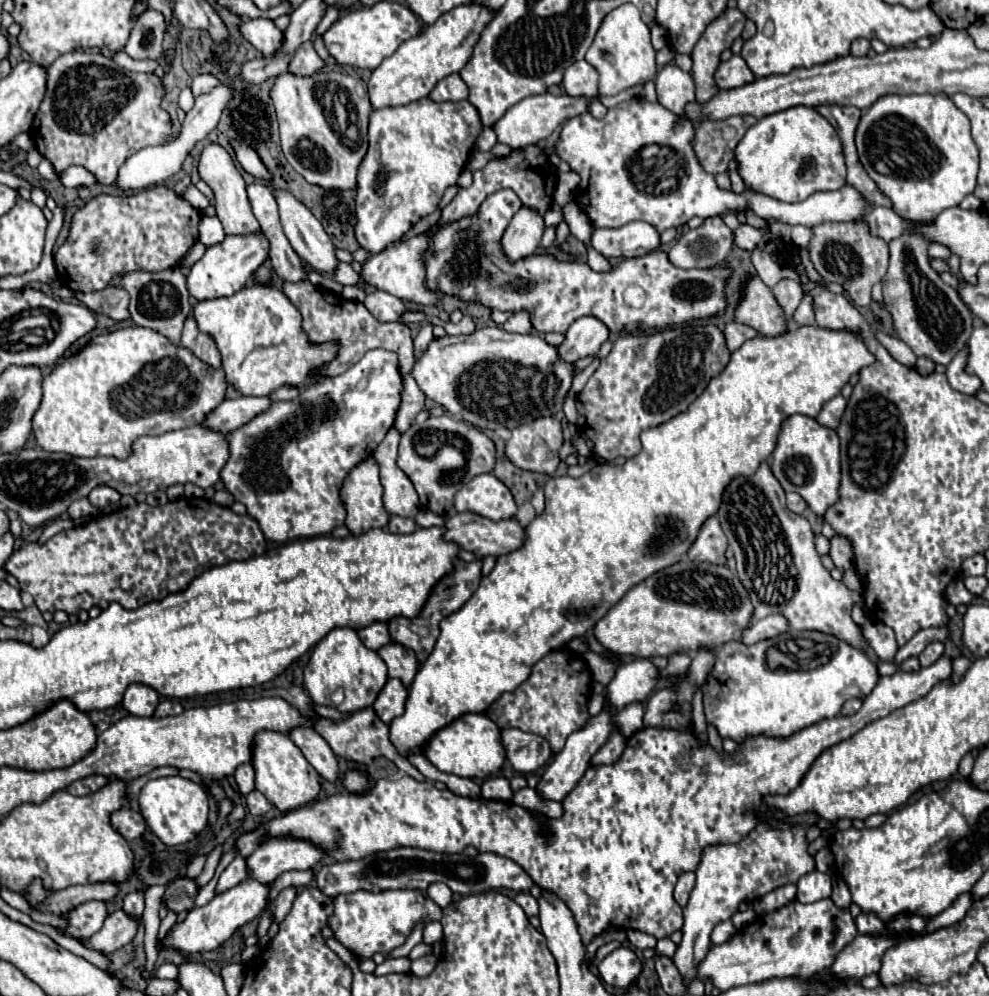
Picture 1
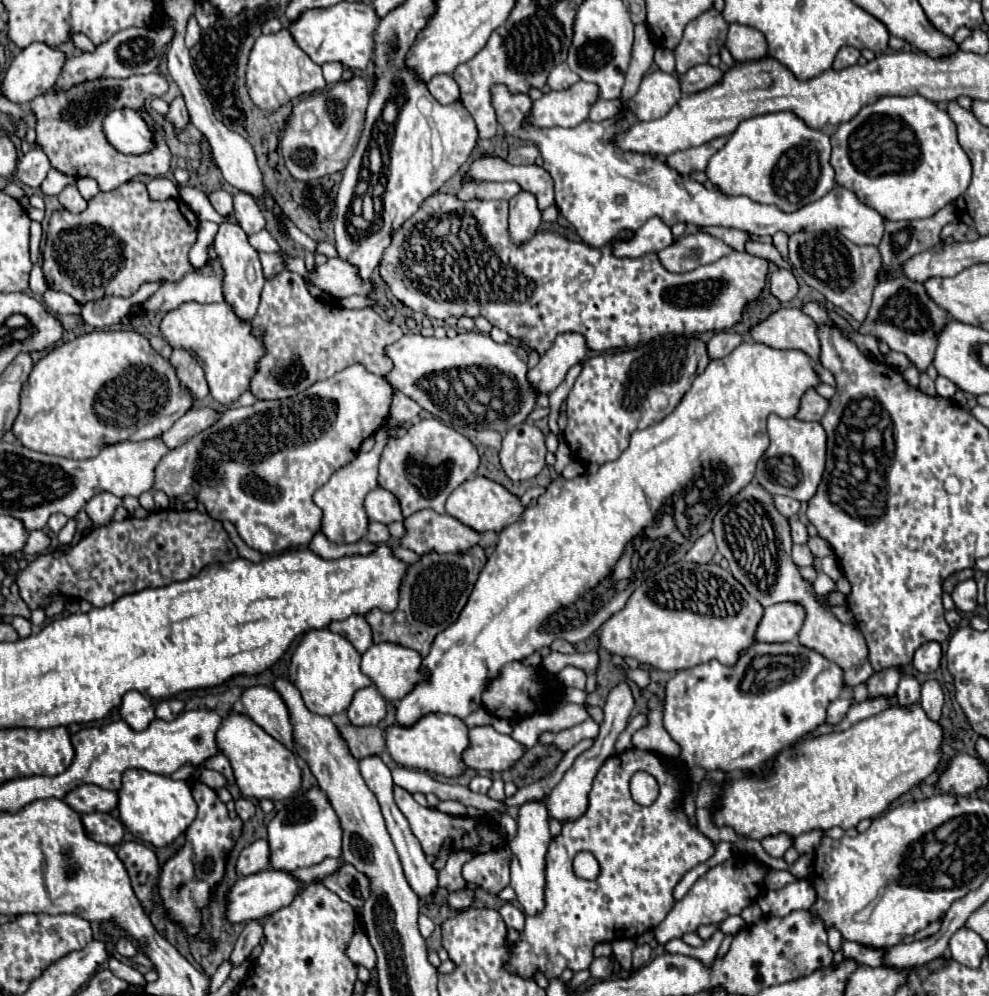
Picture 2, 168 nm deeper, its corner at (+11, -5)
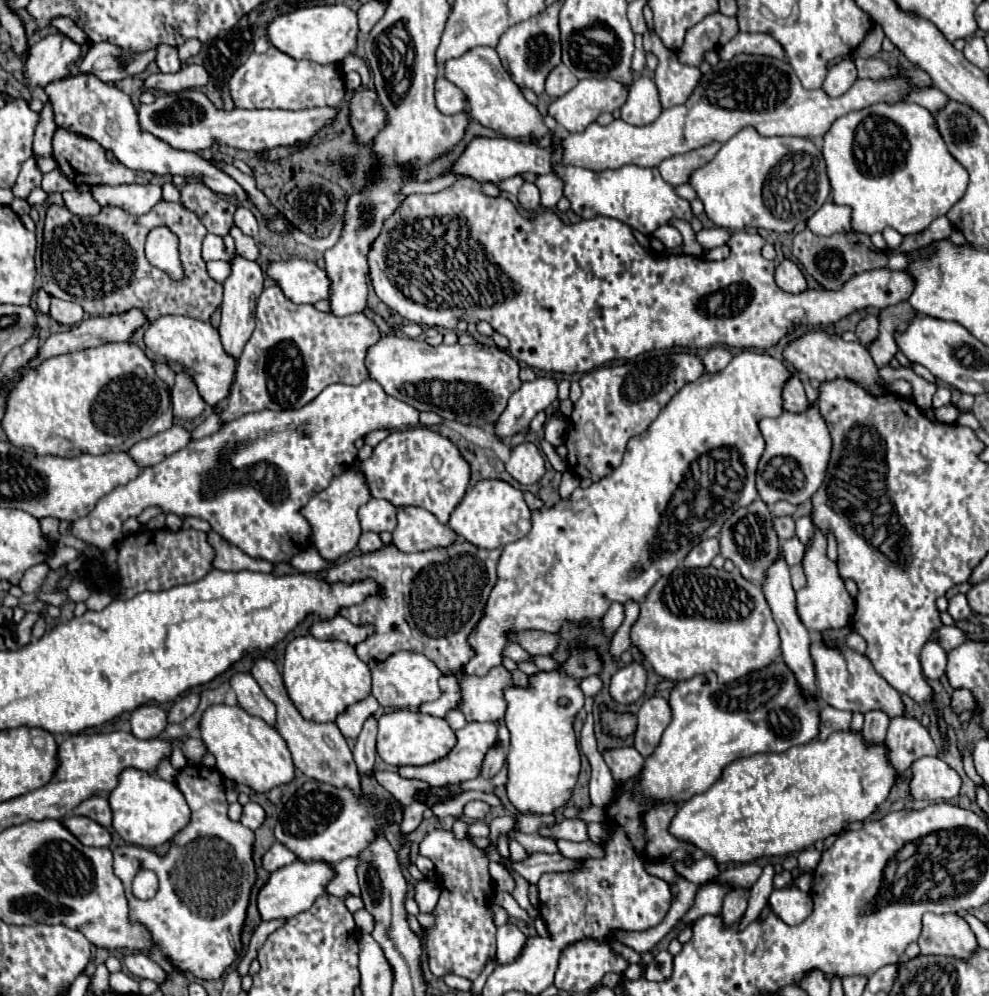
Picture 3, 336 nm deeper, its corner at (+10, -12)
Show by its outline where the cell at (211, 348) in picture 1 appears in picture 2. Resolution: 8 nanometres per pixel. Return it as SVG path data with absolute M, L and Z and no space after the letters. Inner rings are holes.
M176 348L172 352L170 364L176 370L176 376L178 376L180 384L184 388L188 388L192 400L202 400L204 396L208 396L208 384L204 380L204 370L200 368L198 360L190 352L186 352L182 348Z

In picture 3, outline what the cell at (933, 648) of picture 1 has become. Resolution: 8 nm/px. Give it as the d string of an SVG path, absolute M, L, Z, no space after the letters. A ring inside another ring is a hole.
M927 643L921 651L921 667L927 679L939 679L947 669L947 653L937 643Z

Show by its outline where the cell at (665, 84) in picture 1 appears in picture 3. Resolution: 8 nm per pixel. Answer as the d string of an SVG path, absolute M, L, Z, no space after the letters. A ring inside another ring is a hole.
M641 75L629 89L629 97L621 107L621 119L631 125L647 125L653 123L661 115L661 111L663 107L655 81Z

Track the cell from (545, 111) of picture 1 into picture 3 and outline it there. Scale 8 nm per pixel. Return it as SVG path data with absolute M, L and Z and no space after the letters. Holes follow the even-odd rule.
M581 79L577 83L577 87L573 87L569 93L565 93L563 97L555 99L549 105L549 115L569 133L579 133L585 131L587 125L591 125L601 113L605 111L615 111L619 109L627 99L627 87L623 87L621 83L611 83L611 79L599 81L599 79Z

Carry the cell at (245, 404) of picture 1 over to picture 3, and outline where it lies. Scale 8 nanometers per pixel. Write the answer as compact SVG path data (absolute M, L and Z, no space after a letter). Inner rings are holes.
M173 425L171 429L155 435L155 437L135 443L129 449L129 455L141 467L151 467L155 463L161 463L169 455L181 451L183 447L187 447L189 441L191 441L191 431L187 431L183 425Z

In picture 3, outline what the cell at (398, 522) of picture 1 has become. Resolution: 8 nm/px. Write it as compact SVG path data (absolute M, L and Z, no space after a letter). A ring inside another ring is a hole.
M363 531L361 539L359 539L359 549L361 549L363 553L371 553L371 551L379 551L379 549L383 549L383 541L381 541L379 533Z

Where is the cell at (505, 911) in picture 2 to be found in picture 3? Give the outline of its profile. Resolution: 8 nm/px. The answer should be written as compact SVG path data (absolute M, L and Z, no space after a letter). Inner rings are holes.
M505 923L497 927L497 959L499 963L511 963L515 955L519 955L521 947L525 943L525 935L515 923Z

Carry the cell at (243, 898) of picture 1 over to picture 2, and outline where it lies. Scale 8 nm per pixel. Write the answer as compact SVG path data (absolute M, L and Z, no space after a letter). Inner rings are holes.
M260 870L256 874L244 876L242 880L236 882L236 886L230 890L230 904L228 904L228 920L230 922L244 922L244 920L258 920L264 916L270 916L274 912L278 912L280 908L288 906L294 896L298 896L298 892L302 890L302 882L298 878L294 878L292 872L278 872L278 870Z

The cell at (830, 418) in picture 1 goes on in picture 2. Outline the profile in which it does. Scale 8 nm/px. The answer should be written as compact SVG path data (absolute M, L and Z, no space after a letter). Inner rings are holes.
M806 390L802 400L800 400L800 408L798 408L798 414L796 418L798 420L814 420L814 422L820 422L824 412L828 408L828 400L822 398L816 390Z

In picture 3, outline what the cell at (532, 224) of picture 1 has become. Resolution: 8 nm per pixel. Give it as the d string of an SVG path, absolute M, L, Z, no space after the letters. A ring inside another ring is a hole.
M523 183L517 197L519 197L519 203L525 211L537 211L539 209L539 189L533 183Z

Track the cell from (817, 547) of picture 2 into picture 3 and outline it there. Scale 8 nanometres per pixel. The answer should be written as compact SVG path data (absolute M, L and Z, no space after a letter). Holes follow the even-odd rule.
M815 529L815 539L809 551L805 551L803 569L807 575L807 587L795 593L797 599L797 615L809 633L823 633L829 629L841 629L851 623L851 615L855 613L855 599L845 591L843 579L837 573L837 565L827 557L827 539L823 533Z

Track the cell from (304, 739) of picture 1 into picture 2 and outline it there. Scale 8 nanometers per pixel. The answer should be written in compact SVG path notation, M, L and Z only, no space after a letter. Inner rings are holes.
M250 686L242 692L240 700L246 708L246 714L256 724L260 724L278 742L286 744L286 748L294 748L290 712L276 690L268 686Z

